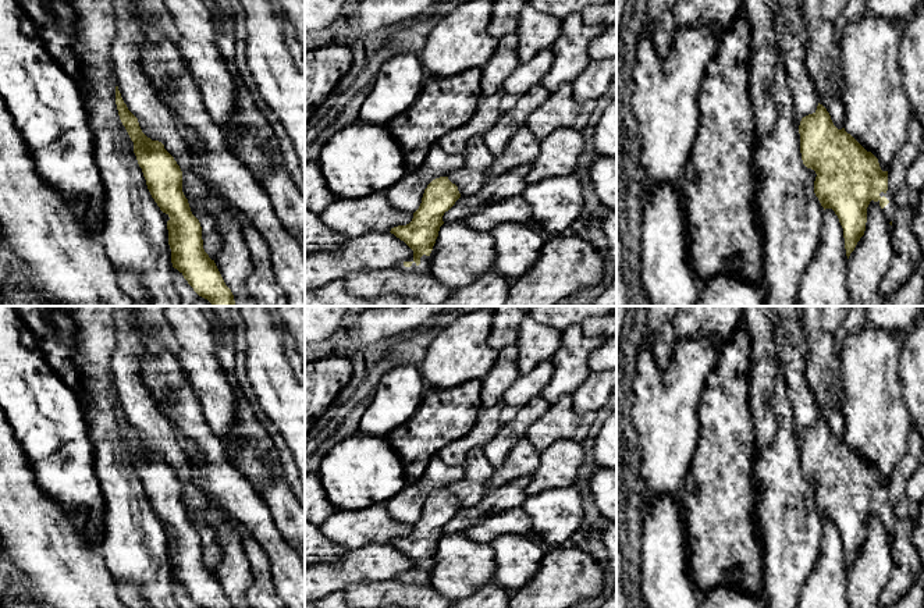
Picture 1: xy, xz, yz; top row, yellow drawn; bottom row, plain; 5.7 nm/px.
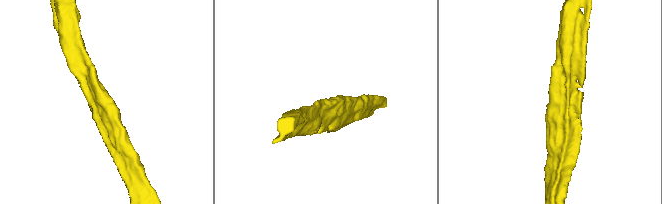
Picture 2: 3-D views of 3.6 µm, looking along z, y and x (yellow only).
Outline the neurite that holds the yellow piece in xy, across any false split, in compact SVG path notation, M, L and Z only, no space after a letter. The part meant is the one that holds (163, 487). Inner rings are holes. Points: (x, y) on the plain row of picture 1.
M116 398L116 416L120 431L134 454L134 465L142 480L148 501L160 522L170 529L167 541L173 579L184 587L199 608L234 608L225 597L214 572L203 561L202 538L199 531L192 526L188 511L182 504L182 483L180 477L161 454L152 452L142 444L138 430L124 415L118 398Z

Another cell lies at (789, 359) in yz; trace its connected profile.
M772 306L774 313L778 317L779 327L775 333L775 342L776 342L776 363L778 369L785 376L786 383L786 392L789 401L792 402L792 409L795 415L795 429L797 431L797 437L803 429L815 424L818 417L818 408L814 401L813 391L807 385L806 376L804 376L804 358L802 353L807 349L806 342L806 333L803 328L803 317L802 313L797 310L797 306Z

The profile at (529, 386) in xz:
M548 359L540 362L529 373L519 374L502 397L505 405L500 413L500 423L509 423L527 402L541 397L541 391L552 377L552 373L554 365Z

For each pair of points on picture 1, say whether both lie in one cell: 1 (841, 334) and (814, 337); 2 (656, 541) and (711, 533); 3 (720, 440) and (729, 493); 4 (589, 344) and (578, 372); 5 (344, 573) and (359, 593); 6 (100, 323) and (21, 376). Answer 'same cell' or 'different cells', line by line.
1: different cells
2: different cells
3: same cell
4: same cell
5: different cells
6: different cells

